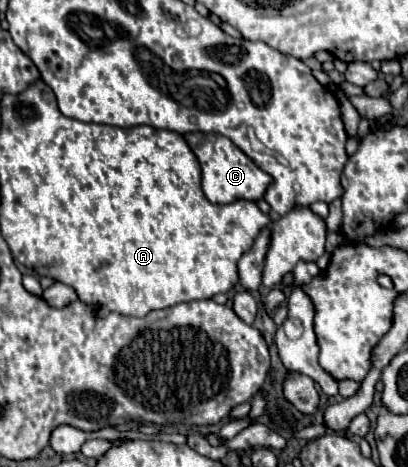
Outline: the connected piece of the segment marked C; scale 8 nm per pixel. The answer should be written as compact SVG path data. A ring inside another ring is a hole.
M195 132L185 134L185 140L199 160L203 174L203 192L213 204L231 204L235 200L257 202L263 198L267 186L271 184L271 176L263 172L259 166L255 166L255 162L247 158L247 154L243 154L229 138L221 134Z

